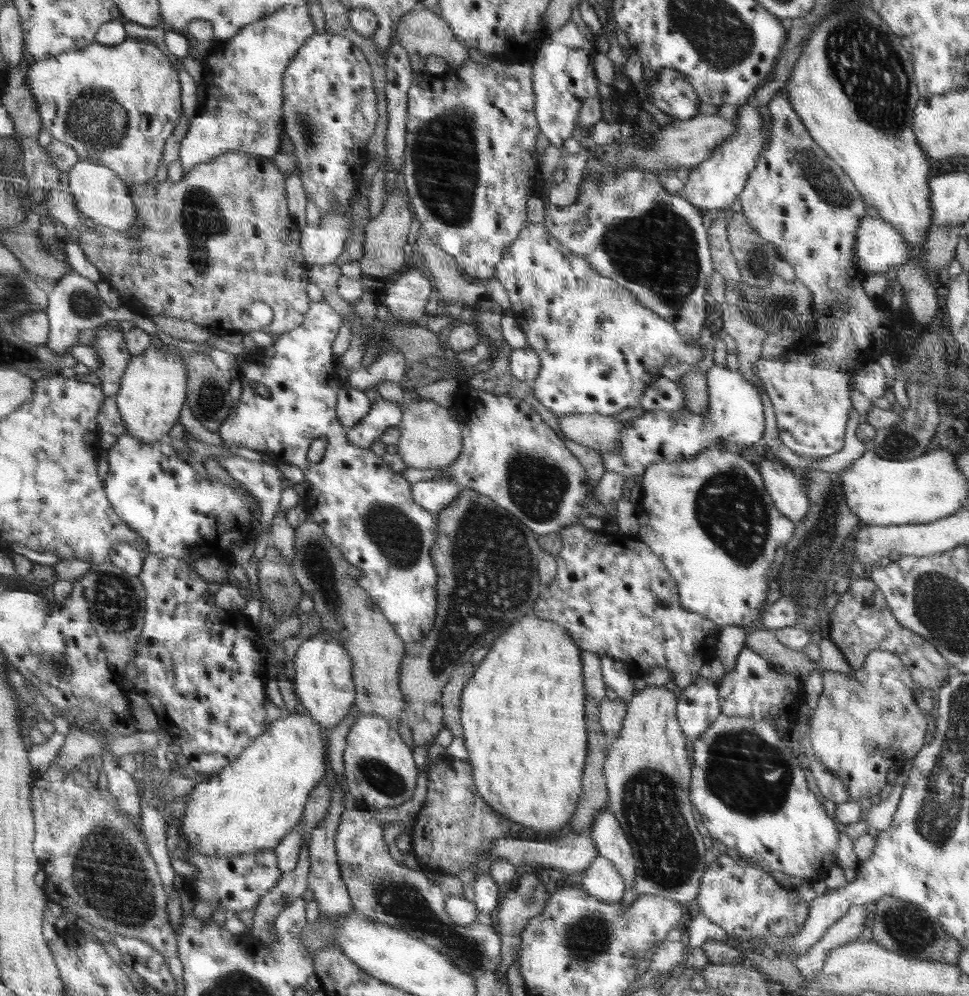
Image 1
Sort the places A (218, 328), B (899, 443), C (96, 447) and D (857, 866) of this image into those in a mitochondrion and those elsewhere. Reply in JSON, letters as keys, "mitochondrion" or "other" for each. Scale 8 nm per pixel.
{"A":"other","B":"mitochondrion","C":"other","D":"other"}

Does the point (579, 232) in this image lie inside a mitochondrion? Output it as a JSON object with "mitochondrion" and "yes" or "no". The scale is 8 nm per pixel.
{"mitochondrion":"yes"}

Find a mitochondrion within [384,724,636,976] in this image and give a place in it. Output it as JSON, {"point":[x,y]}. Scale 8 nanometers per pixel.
{"point":[586,940]}

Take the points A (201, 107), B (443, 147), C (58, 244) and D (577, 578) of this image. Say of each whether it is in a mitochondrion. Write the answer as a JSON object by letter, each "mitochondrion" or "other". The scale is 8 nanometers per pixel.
{"A":"other","B":"mitochondrion","C":"other","D":"other"}

